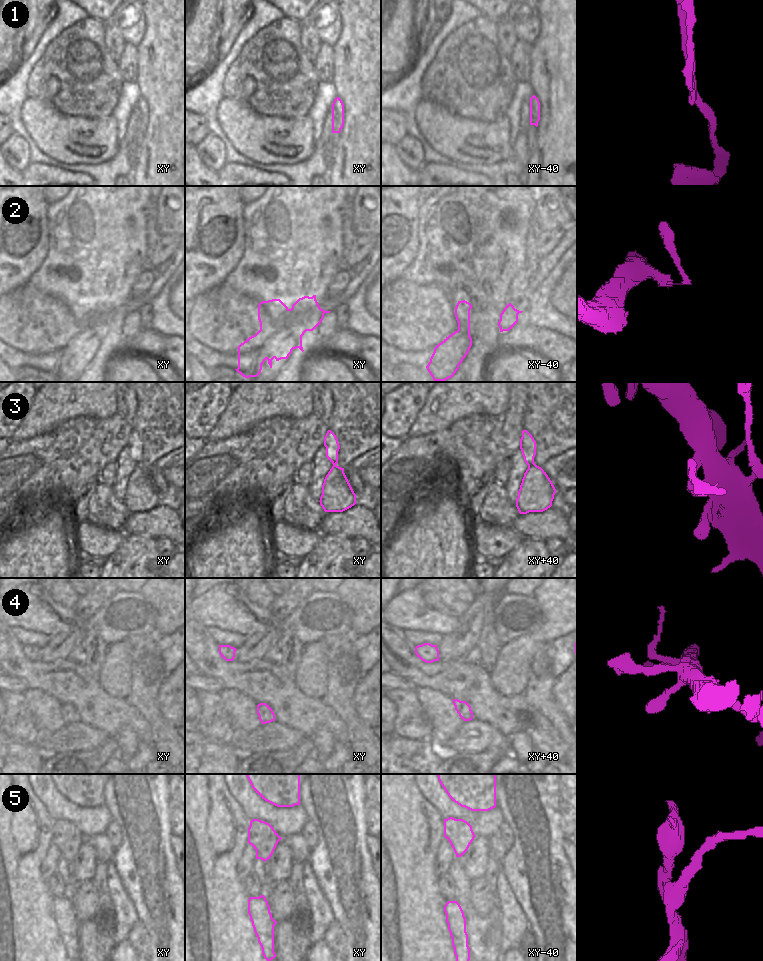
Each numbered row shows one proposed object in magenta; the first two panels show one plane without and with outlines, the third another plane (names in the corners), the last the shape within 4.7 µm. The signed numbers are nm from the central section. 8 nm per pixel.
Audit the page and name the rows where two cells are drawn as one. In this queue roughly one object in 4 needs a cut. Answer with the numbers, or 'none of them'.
1, 2, 5

